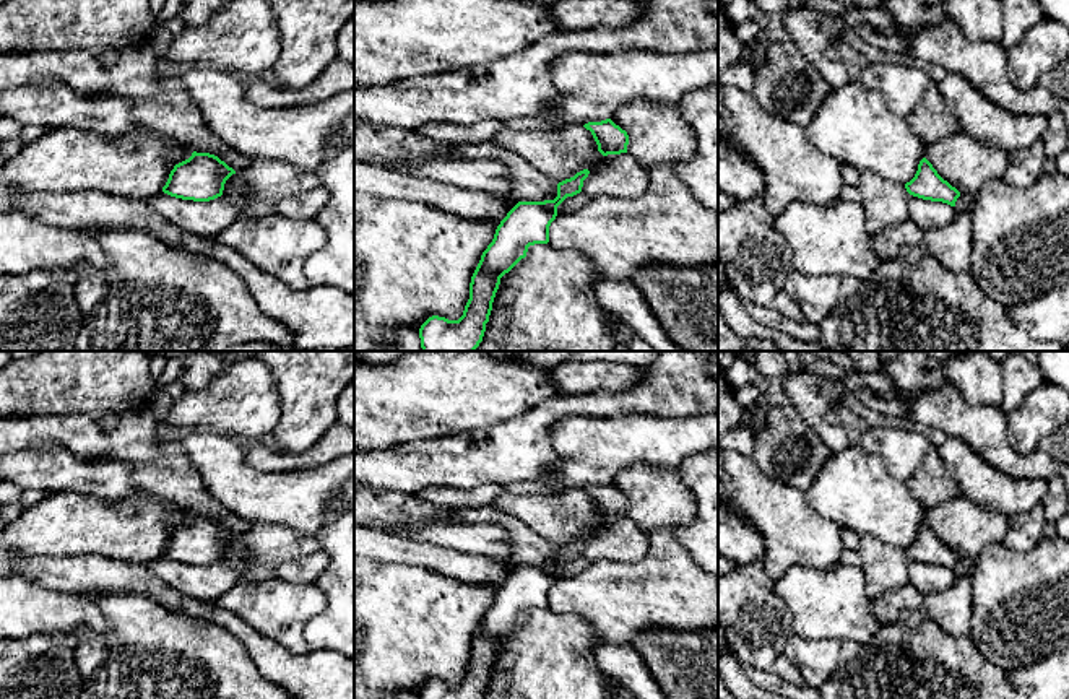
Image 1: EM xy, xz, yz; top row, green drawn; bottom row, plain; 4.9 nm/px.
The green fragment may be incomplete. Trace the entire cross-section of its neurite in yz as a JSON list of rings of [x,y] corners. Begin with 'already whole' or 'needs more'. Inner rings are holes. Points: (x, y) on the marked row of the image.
already whole; [[[926,158],[920,161],[915,177],[905,184],[905,189],[913,197],[950,206],[955,206],[960,197],[960,192],[939,176]]]

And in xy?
already whole; [[[193,151],[188,159],[174,166],[162,192],[182,200],[210,202],[223,195],[232,174],[236,171],[218,156]]]

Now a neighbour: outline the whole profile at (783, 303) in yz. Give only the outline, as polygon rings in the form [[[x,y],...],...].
[[[785,291],[777,294],[773,307],[790,320],[806,322],[799,306]]]

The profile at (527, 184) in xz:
[[[492,143],[455,145],[453,150],[461,159],[491,158],[504,163],[512,179],[510,195],[518,202],[544,202],[557,197],[559,182],[539,174],[517,153],[507,151]]]

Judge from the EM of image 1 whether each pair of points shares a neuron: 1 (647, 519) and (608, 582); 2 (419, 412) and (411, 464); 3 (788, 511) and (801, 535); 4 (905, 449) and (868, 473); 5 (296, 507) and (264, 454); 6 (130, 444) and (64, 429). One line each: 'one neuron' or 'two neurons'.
1: two neurons
2: two neurons
3: one neuron
4: two neurons
5: two neurons
6: one neuron

